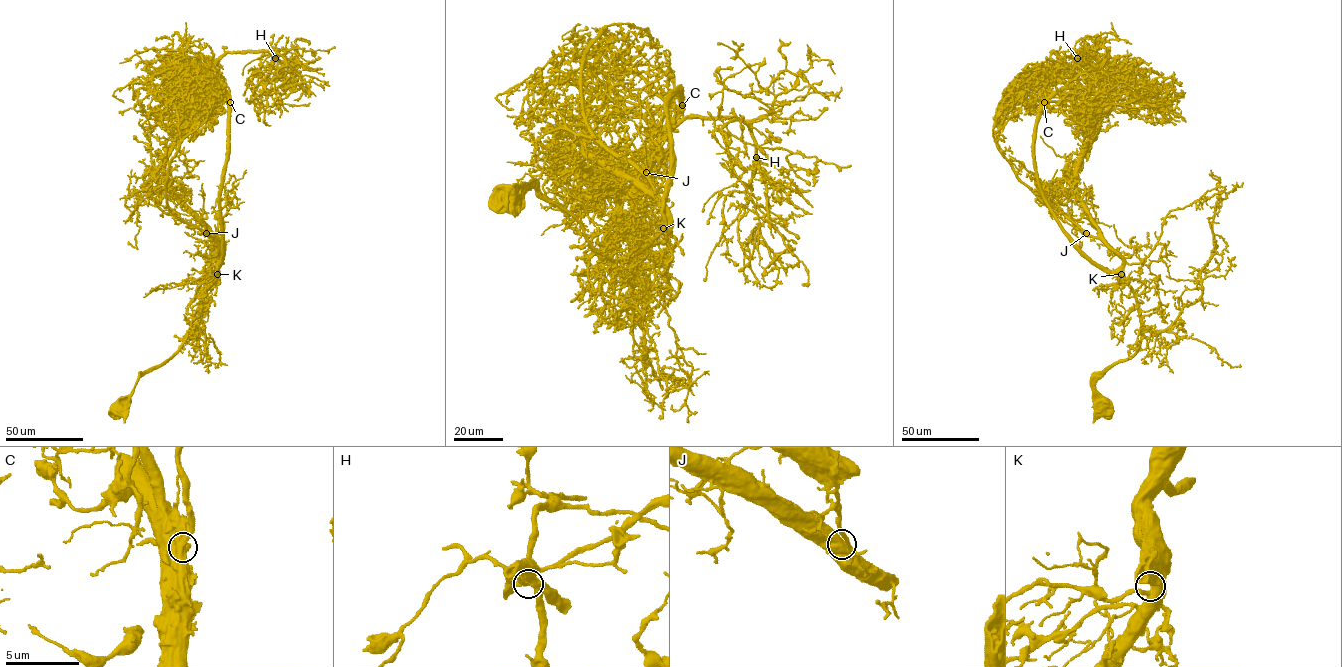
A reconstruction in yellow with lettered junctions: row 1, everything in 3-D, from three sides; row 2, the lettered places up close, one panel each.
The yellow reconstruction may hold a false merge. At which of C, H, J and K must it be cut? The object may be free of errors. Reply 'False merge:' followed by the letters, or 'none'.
False merge: C

